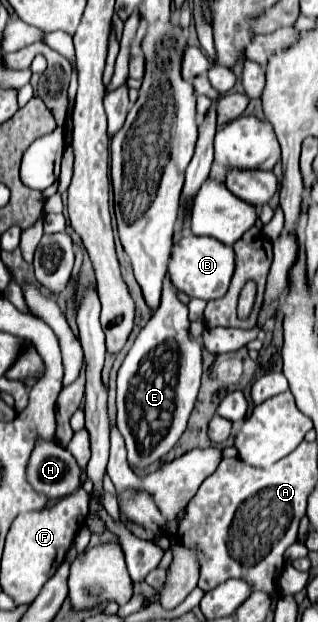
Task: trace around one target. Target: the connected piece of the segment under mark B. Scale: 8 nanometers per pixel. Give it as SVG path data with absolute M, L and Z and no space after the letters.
M186 234L172 246L168 278L176 290L188 294L190 298L202 298L202 300L222 298L222 294L226 294L228 290L232 274L234 274L234 250L214 238Z

